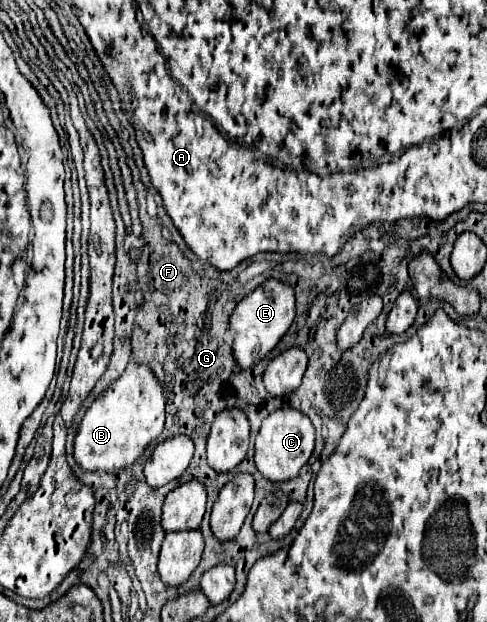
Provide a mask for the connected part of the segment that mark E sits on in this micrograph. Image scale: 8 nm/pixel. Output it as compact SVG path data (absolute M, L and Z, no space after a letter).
M278 279L264 281L248 297L244 297L236 305L230 317L230 331L234 335L232 349L240 367L250 369L264 355L268 355L282 339L282 335L288 331L288 327L292 325L292 319L294 319L294 289Z

